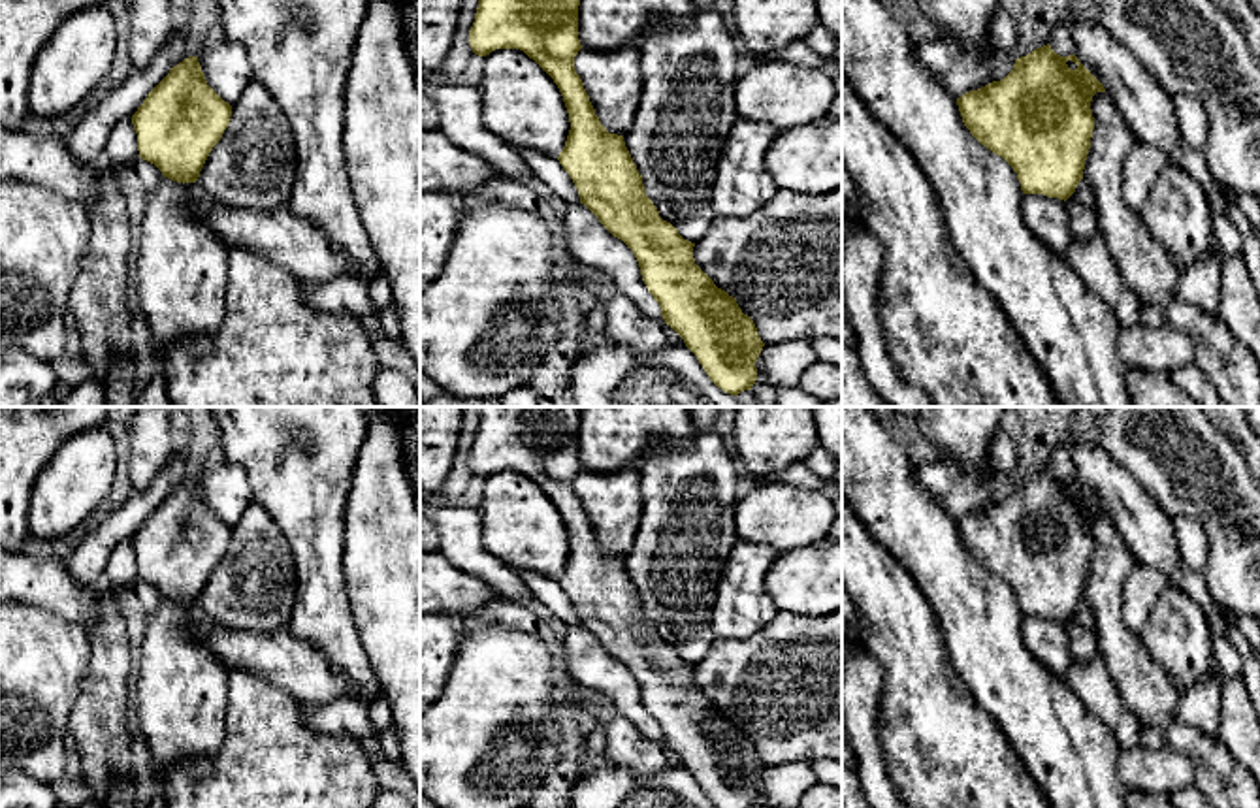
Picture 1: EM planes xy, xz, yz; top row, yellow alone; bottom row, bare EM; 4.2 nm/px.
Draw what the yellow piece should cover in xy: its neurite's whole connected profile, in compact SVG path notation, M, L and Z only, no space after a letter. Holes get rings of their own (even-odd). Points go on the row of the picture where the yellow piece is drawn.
M188 57L132 115L139 158L171 181L196 183L230 117L232 105L207 85L198 57Z

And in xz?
M478 0L475 23L469 30L469 45L475 55L486 57L495 49L520 49L533 58L557 85L571 130L557 160L573 179L580 203L635 254L648 292L661 307L661 316L697 356L710 380L731 396L751 390L757 380L755 362L765 347L753 320L742 313L736 299L718 288L695 264L695 243L684 239L678 230L659 217L657 207L646 196L623 136L610 134L595 115L574 57L582 49L578 40L580 0Z

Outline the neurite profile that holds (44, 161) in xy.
M0 128L0 181L24 181L90 207L100 200L98 168L75 162L62 139Z

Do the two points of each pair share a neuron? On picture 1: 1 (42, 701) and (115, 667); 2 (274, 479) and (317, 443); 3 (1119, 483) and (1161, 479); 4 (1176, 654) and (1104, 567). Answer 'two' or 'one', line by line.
1: two
2: one
3: two
4: two

